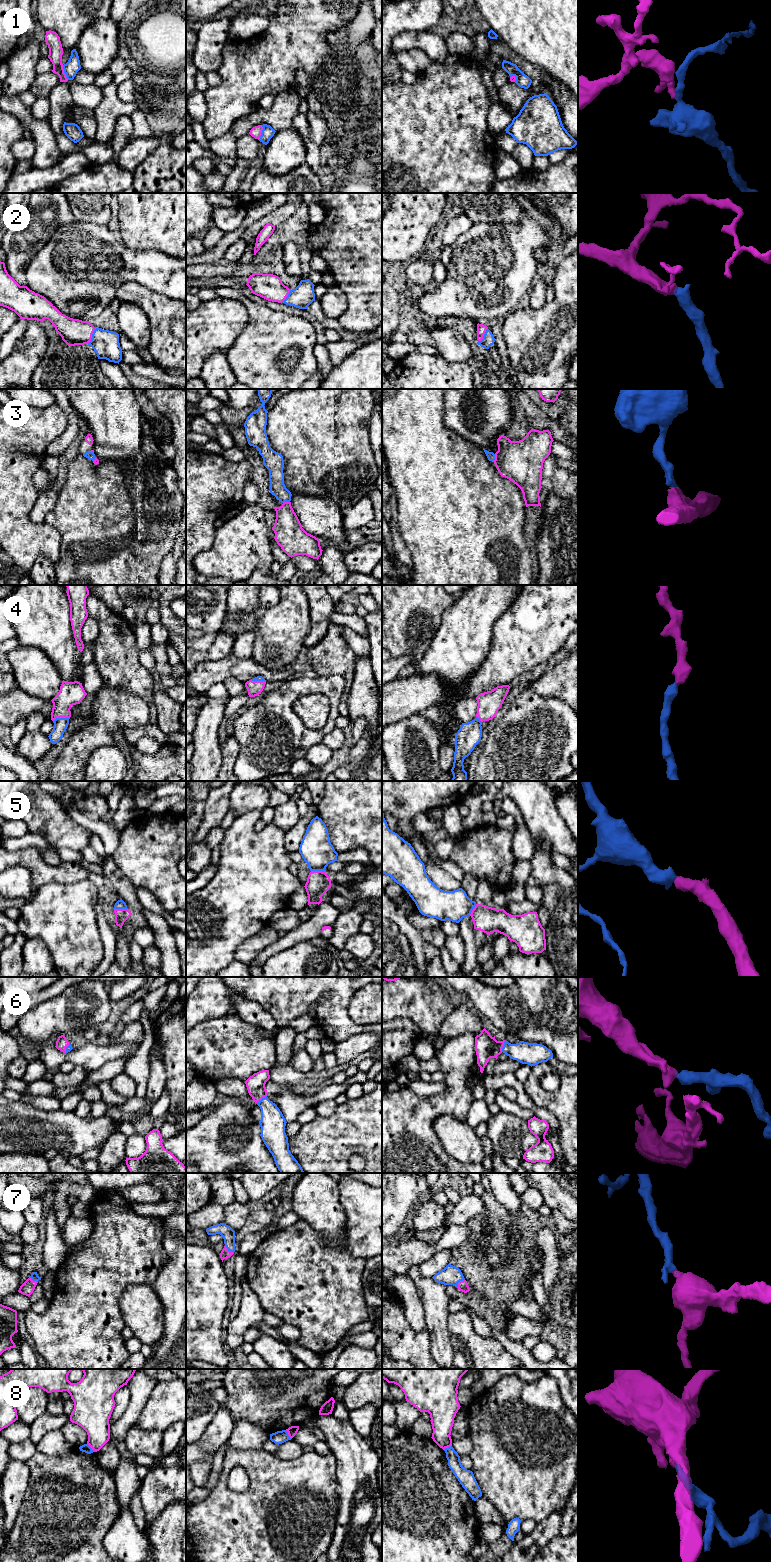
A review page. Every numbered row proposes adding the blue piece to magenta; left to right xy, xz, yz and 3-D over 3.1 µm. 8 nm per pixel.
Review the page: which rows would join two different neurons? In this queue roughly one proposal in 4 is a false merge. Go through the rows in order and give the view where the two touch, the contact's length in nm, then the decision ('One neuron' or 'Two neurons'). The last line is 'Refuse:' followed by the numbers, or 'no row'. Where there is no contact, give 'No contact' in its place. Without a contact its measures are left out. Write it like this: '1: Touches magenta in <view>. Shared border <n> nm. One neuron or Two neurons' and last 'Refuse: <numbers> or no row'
1: Touches magenta in xy. Shared border 130 nm. Two neurons
2: Touches magenta in xy. Shared border 150 nm. One neuron
3: Touches magenta in yz. Shared border 70 nm. One neuron
4: Touches magenta in xy. Shared border 140 nm. One neuron
5: Touches magenta in xy. Shared border 110 nm. One neuron
6: Touches magenta in xz. Shared border 120 nm. One neuron
7: Touches magenta in xz. Shared border 100 nm. One neuron
8: Touches magenta in xy. Shared border 100 nm. Two neurons
Refuse: 1, 8

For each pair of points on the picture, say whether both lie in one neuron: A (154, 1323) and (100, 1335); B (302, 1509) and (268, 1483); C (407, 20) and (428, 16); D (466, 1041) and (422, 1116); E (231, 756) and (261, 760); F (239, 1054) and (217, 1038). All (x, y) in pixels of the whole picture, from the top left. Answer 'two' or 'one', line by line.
A: two
B: one
C: one
D: one
E: two
F: one

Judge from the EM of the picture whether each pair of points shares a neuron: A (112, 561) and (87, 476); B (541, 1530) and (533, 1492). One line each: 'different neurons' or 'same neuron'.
A: same neuron
B: different neurons

